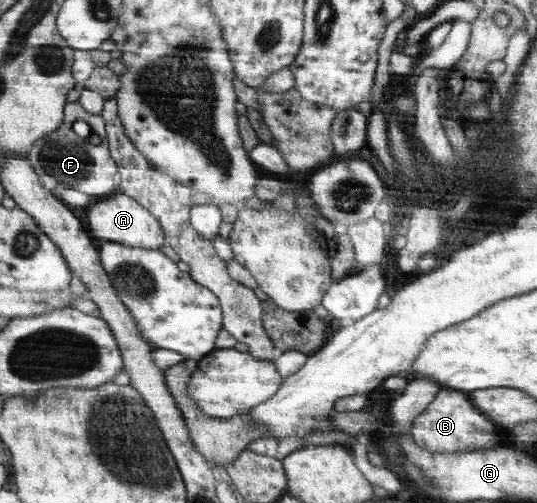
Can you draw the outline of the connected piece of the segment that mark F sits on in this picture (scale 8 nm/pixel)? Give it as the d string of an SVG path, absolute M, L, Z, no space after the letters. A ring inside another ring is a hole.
M78 102L69 103L65 107L65 123L52 134L45 135L35 142L25 155L35 170L39 173L40 183L49 191L59 191L62 187L68 187L96 197L97 195L109 195L117 191L122 179L117 175L117 163L113 161L107 142L107 124L100 114L94 114ZM76 121L84 121L91 127L91 133L98 135L101 144L93 145L89 139L82 139L72 129Z

